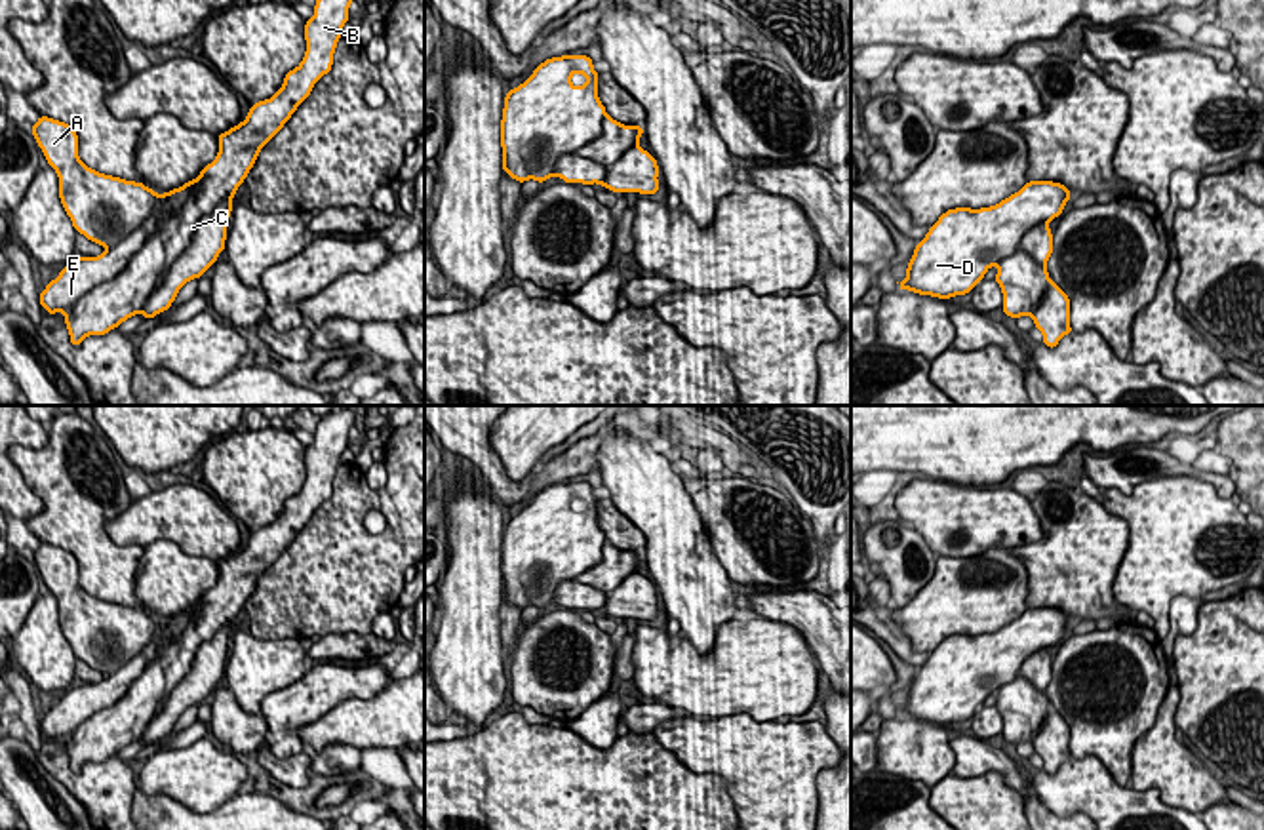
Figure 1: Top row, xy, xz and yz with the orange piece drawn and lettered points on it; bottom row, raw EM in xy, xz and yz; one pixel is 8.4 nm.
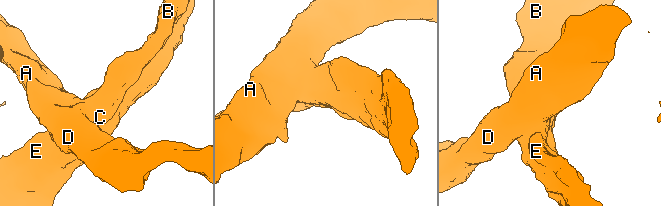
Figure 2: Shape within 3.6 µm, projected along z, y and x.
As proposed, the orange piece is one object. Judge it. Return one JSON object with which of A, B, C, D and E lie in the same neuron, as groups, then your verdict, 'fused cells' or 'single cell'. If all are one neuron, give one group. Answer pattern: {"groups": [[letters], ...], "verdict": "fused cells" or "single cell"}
{"groups": [["A", "D"], ["B", "C", "E"]], "verdict": "fused cells"}

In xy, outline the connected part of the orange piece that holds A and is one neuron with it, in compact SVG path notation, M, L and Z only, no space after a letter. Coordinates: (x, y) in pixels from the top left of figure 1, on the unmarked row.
M40 543L32 562L57 598L59 624L72 653L88 666L110 676L154 640L158 621L152 615L89 596L78 584L78 562L69 550Z

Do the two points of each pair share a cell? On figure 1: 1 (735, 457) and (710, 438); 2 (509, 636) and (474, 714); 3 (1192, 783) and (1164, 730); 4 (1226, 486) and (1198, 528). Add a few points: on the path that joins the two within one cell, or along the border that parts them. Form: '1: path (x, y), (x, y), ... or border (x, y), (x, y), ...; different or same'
1: path (730, 452), (716, 440); same
2: border (499, 608), (499, 644), (507, 663); different
3: path (1179, 770), (1164, 754), (1164, 743); same
4: border (1179, 476), (1205, 480), (1221, 497), (1230, 499); different

